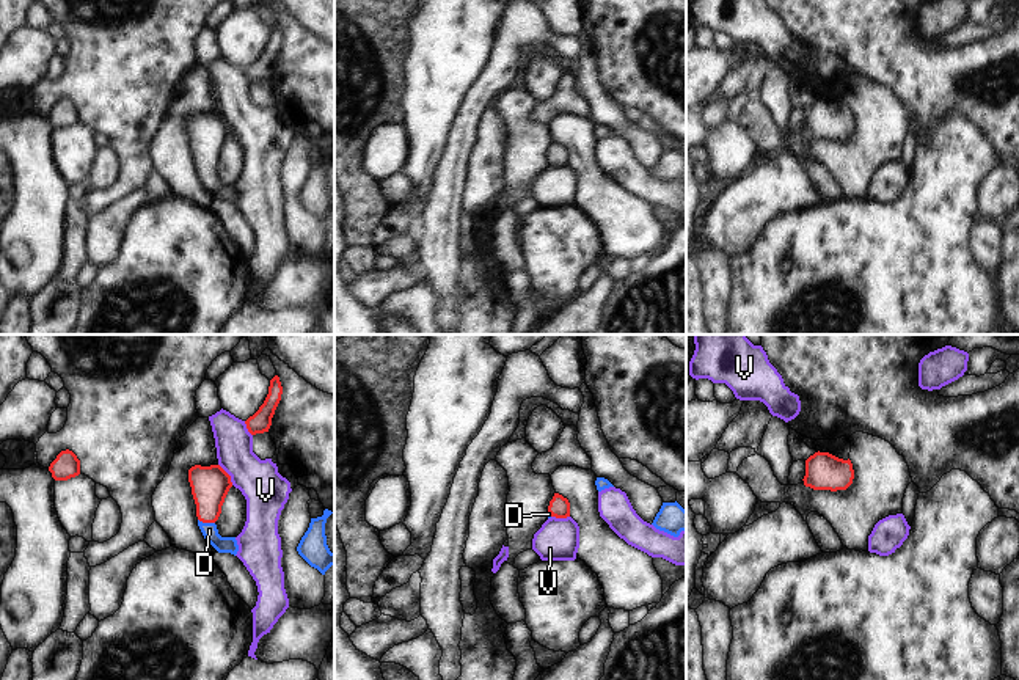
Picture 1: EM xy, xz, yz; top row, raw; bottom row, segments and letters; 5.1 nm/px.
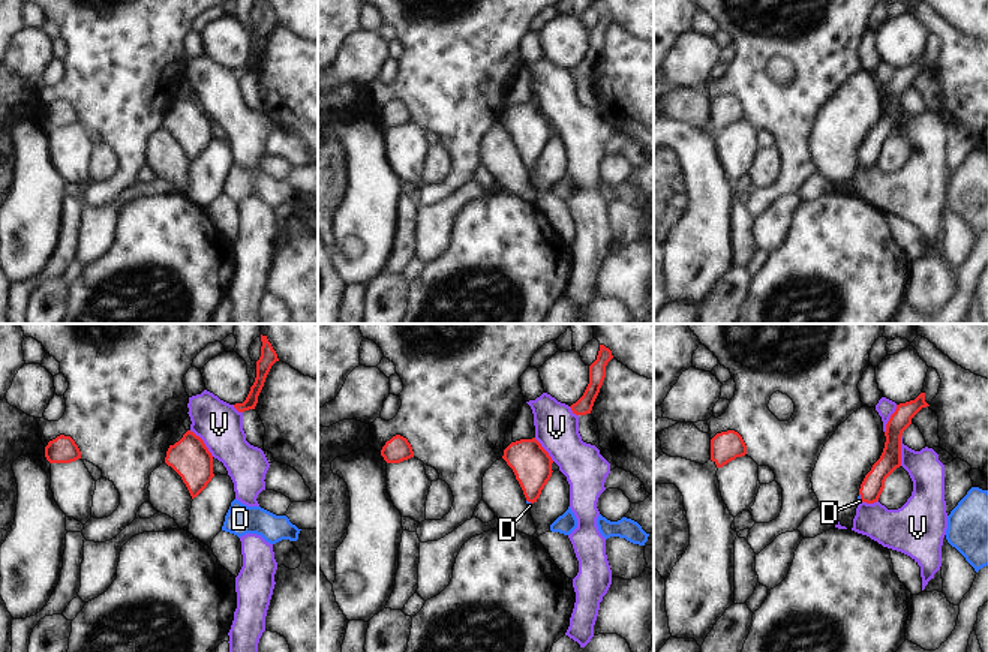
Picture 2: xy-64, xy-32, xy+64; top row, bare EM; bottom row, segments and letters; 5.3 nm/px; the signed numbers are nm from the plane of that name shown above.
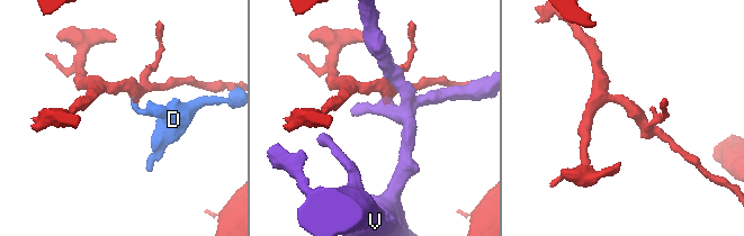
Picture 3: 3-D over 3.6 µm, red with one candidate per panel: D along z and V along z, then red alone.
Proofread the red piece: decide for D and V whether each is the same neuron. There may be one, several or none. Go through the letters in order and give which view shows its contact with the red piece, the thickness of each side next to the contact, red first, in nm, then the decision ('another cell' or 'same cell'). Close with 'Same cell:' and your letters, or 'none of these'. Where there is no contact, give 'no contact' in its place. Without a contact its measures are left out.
D: xy | 190/80 nm | same cell
V: xy | 190/220 nm | another cell
Same cell: D

